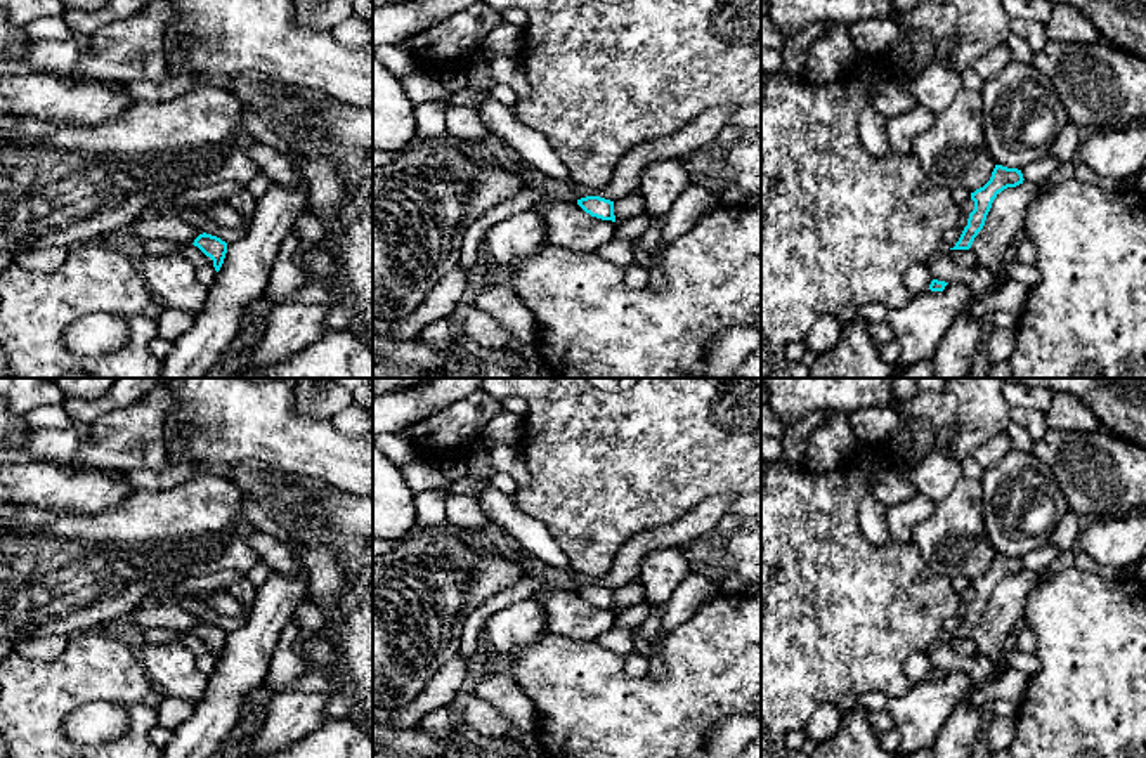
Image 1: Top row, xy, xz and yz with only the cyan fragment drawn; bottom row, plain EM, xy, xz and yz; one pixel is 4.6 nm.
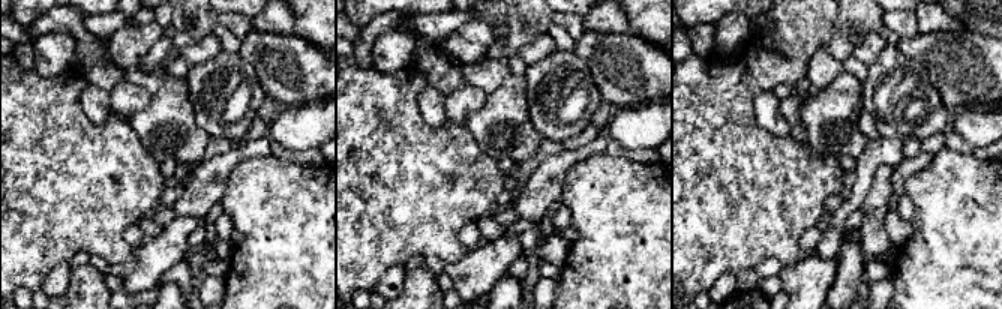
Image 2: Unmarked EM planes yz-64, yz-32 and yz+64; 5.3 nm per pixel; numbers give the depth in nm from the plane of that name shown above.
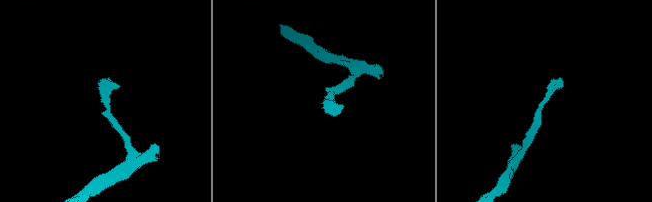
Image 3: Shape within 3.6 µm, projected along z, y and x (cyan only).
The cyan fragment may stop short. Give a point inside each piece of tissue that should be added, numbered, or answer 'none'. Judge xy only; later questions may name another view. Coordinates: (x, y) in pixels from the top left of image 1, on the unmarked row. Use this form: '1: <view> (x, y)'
none

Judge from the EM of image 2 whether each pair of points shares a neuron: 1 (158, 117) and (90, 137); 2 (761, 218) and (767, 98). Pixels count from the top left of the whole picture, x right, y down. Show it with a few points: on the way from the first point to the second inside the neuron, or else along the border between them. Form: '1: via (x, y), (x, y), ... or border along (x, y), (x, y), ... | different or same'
1: border along (128, 119), (140, 143), (152, 155) | different
2: border along (756, 95), (756, 123), (771, 134), (791, 135) | different

